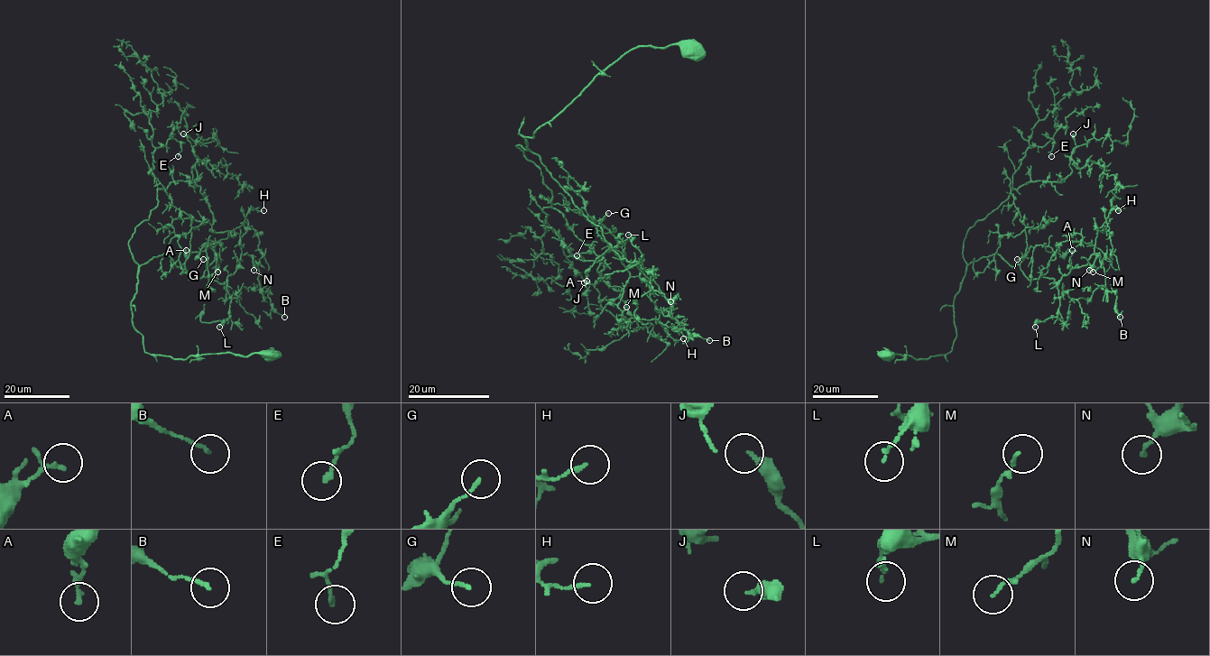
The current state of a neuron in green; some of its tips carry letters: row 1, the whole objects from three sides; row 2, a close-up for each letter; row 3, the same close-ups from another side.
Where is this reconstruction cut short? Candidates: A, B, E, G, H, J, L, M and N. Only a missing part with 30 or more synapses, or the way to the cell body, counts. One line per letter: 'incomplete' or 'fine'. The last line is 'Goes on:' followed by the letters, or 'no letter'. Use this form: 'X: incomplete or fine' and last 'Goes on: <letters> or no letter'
A: fine
B: fine
E: fine
G: fine
H: fine
J: fine
L: fine
M: fine
N: fine
Goes on: no letter

